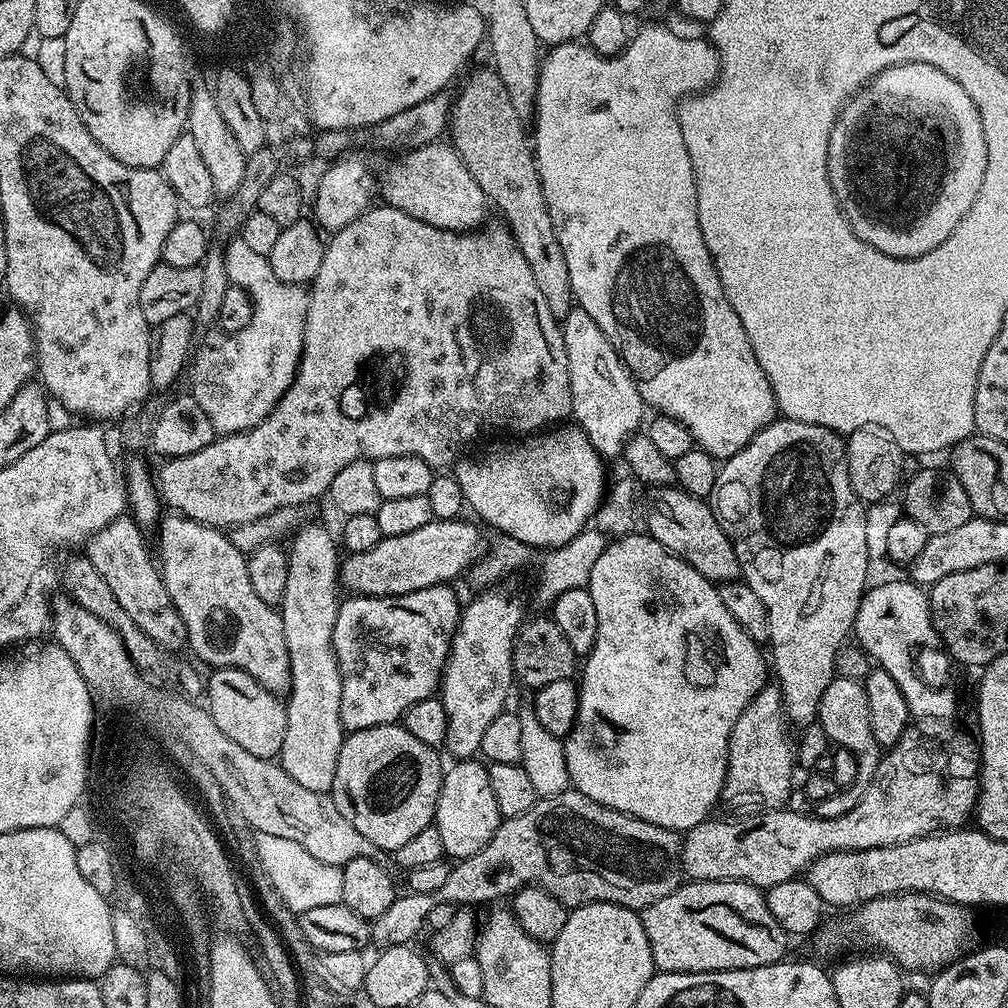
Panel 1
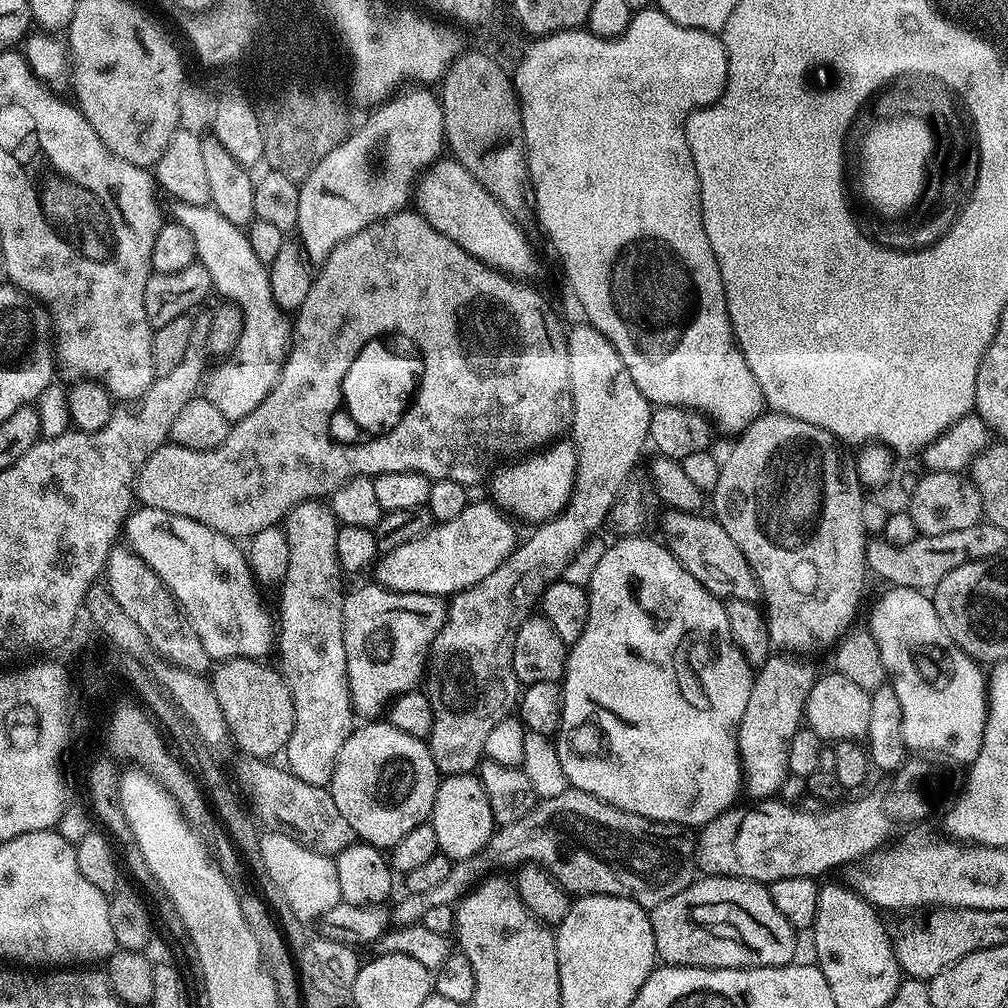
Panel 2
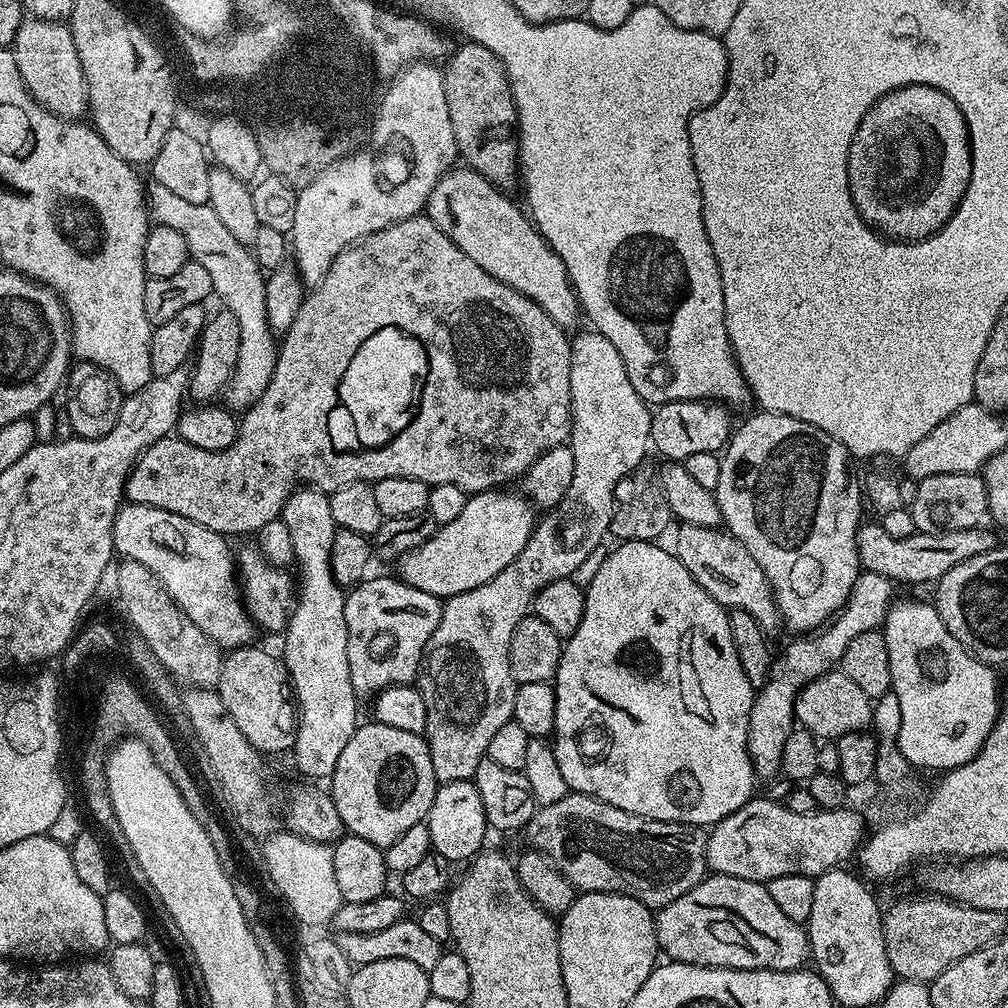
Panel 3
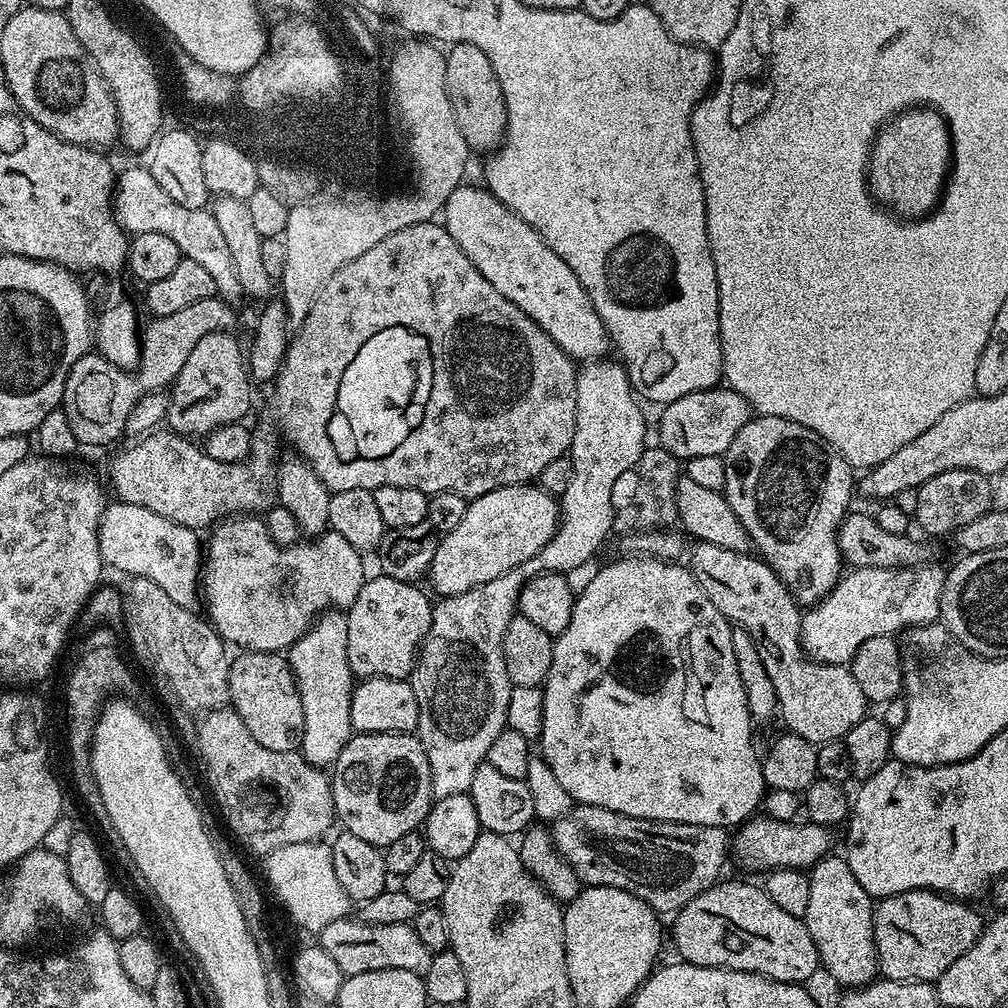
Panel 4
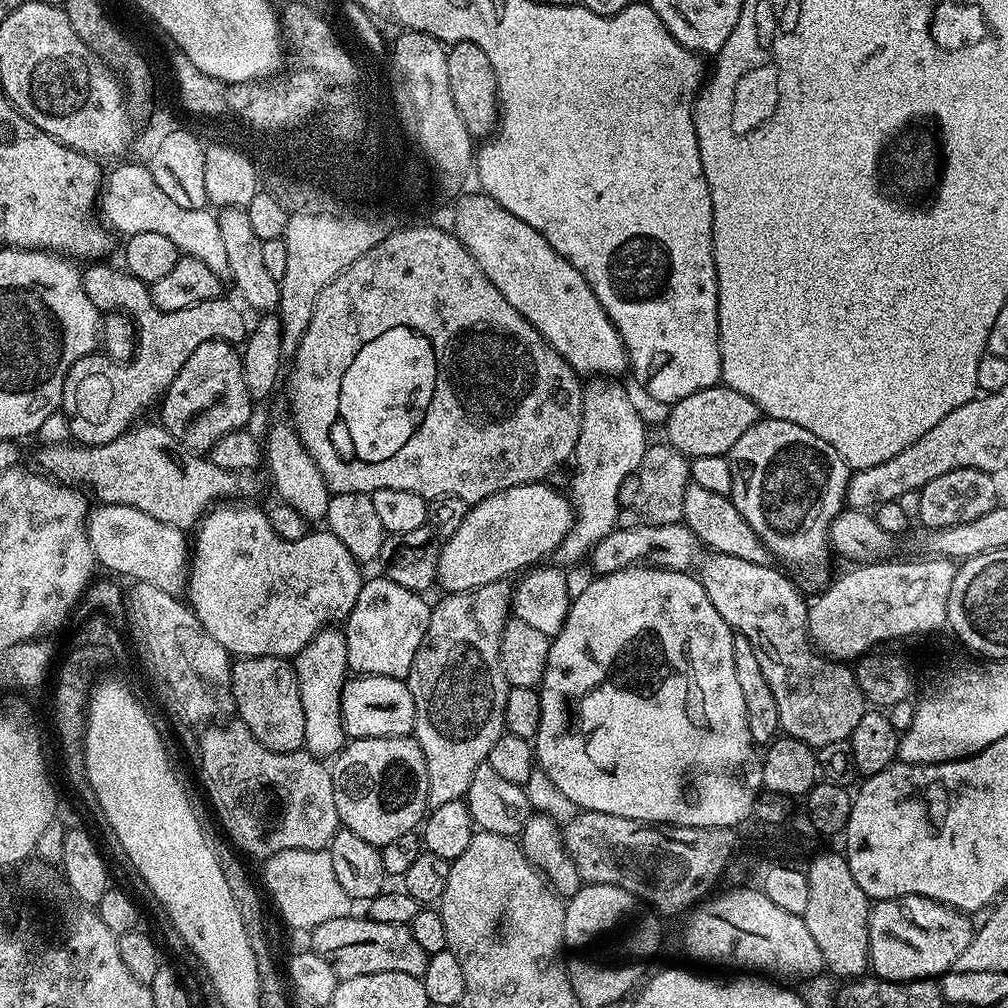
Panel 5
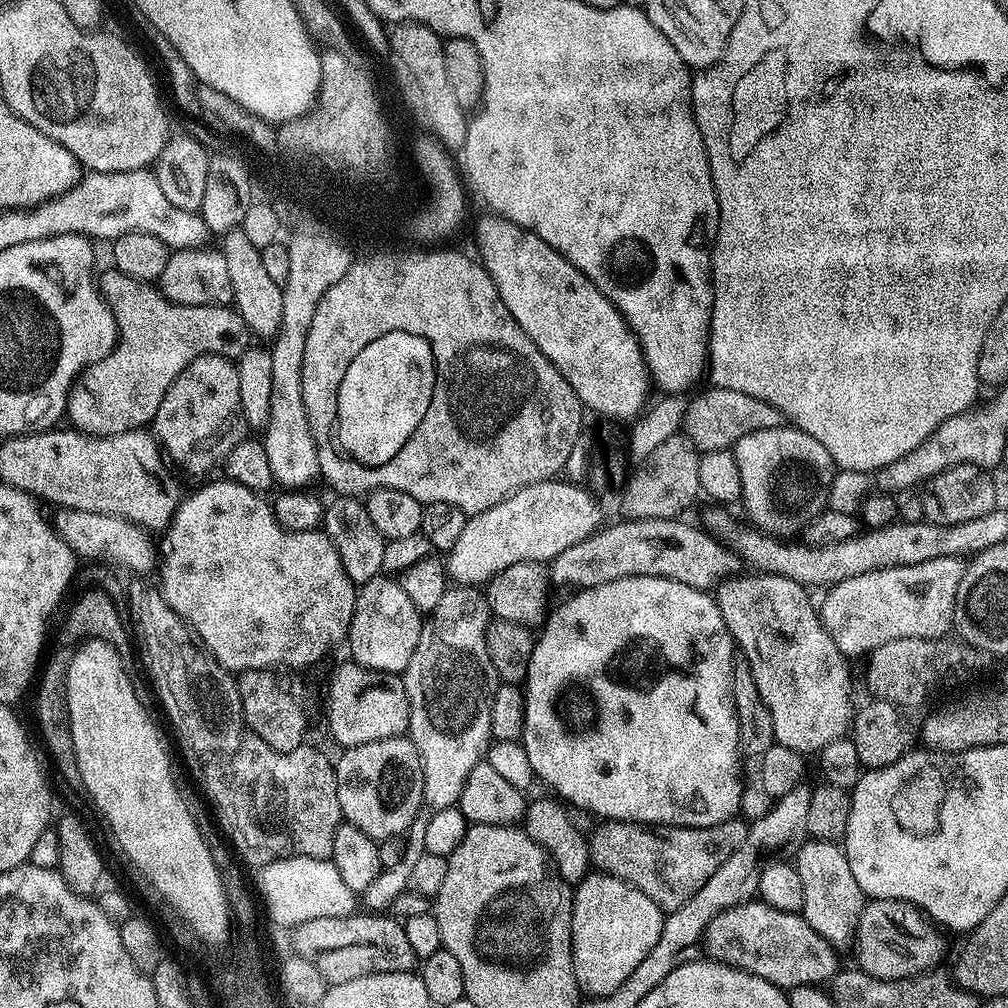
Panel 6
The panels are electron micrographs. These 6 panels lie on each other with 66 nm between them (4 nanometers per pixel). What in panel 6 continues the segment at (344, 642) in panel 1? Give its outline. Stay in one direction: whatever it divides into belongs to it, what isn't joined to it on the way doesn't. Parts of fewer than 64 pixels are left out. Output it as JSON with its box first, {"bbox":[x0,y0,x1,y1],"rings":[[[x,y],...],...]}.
{"bbox":[346,574,421,674],"rings":[[[381,574],[359,585],[356,609],[350,622],[346,645],[352,651],[351,659],[362,667],[372,668],[376,672],[400,674],[410,662],[414,646],[418,646],[421,627],[421,609],[416,608],[414,602],[410,602],[410,597],[406,590],[402,590],[399,579]]]}

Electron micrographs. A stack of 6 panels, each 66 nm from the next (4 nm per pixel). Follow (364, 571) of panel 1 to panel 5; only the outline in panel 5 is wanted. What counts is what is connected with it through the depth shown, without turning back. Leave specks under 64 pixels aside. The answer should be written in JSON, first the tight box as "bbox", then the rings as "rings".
{"bbox":[436,482,574,593],"rings":[[[537,482],[535,484],[519,484],[513,488],[507,488],[501,492],[495,492],[490,498],[480,500],[471,505],[462,518],[462,526],[453,536],[447,537],[440,548],[438,558],[438,574],[436,579],[439,587],[444,587],[445,593],[465,592],[478,586],[495,584],[503,581],[504,576],[515,577],[525,570],[539,565],[543,556],[548,556],[559,549],[560,544],[566,538],[566,534],[572,529],[574,509],[569,497],[551,488],[551,483]]]}

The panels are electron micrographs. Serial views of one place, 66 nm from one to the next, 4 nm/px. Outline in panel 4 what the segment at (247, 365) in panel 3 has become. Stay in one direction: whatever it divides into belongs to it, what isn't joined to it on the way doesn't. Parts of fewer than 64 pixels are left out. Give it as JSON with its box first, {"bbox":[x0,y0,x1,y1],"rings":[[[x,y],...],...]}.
{"bbox":[114,167,242,298],"rings":[[[147,167],[128,168],[119,173],[114,184],[114,215],[129,234],[166,234],[178,246],[181,257],[199,262],[214,278],[216,291],[221,297],[233,298],[241,295],[242,289],[234,262],[230,258],[230,249],[218,222],[214,222],[211,211],[203,208],[178,206],[147,170]]]}

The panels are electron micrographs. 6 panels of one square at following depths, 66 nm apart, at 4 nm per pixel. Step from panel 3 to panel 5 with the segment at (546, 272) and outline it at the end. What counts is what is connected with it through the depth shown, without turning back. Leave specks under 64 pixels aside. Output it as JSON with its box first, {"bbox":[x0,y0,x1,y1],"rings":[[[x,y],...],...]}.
{"bbox":[454,194,629,378],"rings":[[[477,194],[477,196],[461,198],[460,205],[456,208],[454,232],[464,243],[468,253],[476,259],[478,266],[486,274],[486,278],[494,282],[502,298],[506,298],[506,302],[510,302],[510,306],[514,306],[514,310],[518,310],[518,314],[522,314],[522,318],[526,318],[526,322],[530,322],[530,326],[534,326],[534,330],[542,334],[544,341],[577,374],[584,378],[587,376],[616,378],[612,376],[618,375],[623,368],[625,371],[629,367],[628,351],[624,348],[620,331],[612,325],[612,319],[606,314],[602,302],[598,302],[586,278],[582,278],[582,274],[578,274],[578,270],[574,270],[574,266],[570,266],[570,262],[566,262],[562,254],[555,252],[551,244],[546,242],[542,234],[538,234],[534,226],[510,214],[510,210],[503,208],[494,198]]]}

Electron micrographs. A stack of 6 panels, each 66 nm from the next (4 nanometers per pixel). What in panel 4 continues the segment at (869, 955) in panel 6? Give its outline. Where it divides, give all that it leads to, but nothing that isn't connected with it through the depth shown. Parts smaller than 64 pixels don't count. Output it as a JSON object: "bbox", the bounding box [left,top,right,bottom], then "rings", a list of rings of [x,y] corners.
{"bbox":[873,889,983,982],"rings":[[[928,889],[883,897],[873,909],[879,973],[890,980],[934,982],[983,932],[983,918],[964,904]]]}

